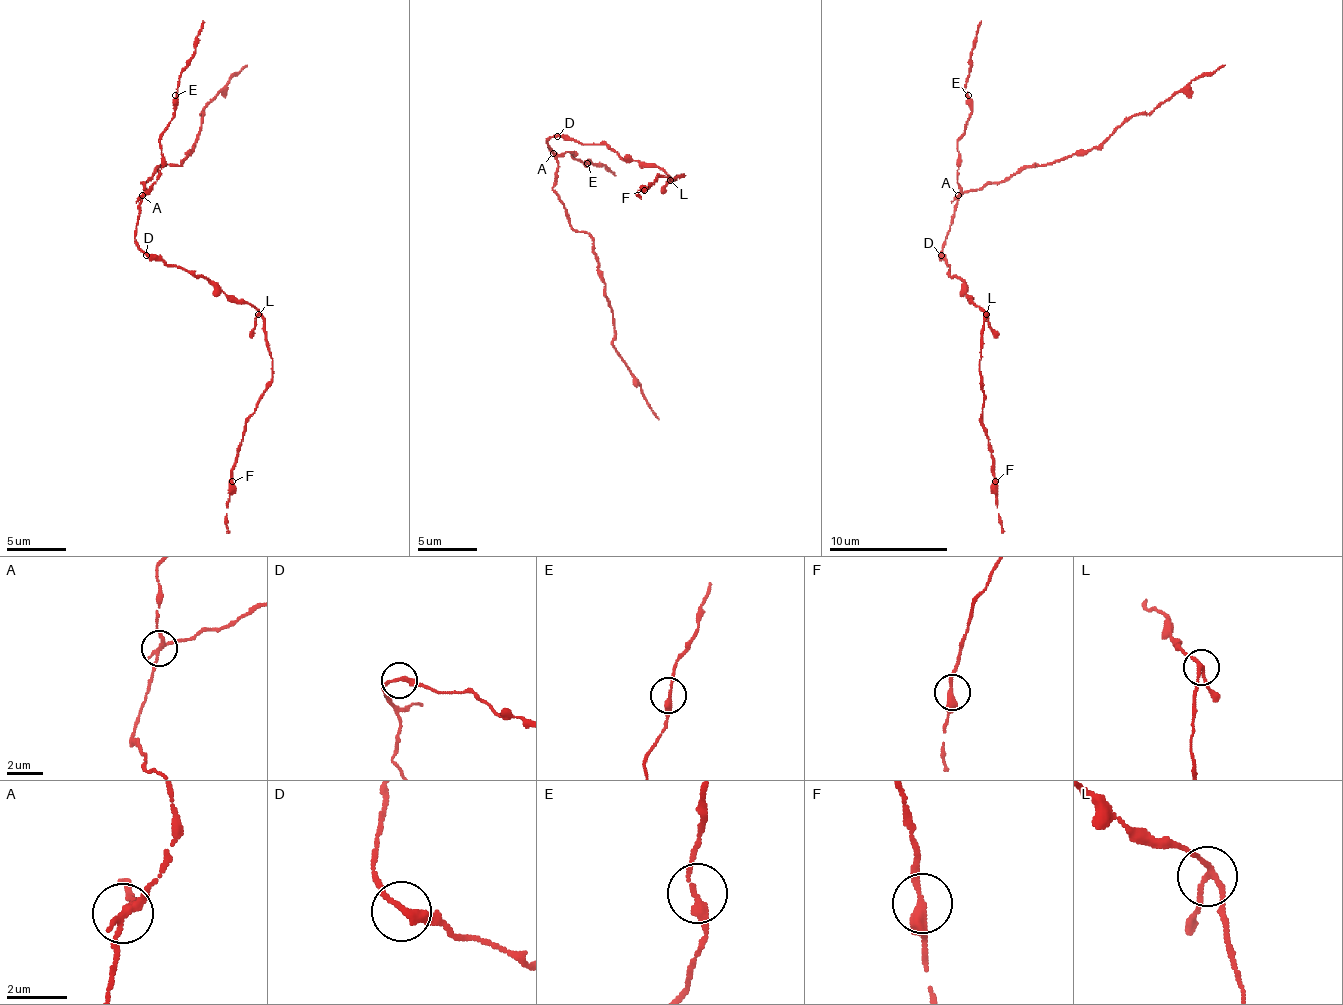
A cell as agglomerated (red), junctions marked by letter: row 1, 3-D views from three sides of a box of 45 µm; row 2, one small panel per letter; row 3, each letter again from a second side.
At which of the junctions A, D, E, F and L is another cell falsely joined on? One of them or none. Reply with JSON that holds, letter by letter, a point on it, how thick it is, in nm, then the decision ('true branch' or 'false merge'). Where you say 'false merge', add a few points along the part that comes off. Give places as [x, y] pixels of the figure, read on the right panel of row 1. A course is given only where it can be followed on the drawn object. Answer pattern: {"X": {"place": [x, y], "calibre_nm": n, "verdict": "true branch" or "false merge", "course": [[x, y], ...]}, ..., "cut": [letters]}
{"A": {"place": [958, 195], "calibre_nm": 200, "verdict": "false merge", "course": [[959, 196], [998, 184], [1030, 166], [1098, 149], [1125, 122], [1155, 110], [1193, 80], [1226, 66]]}, "D": {"place": [941, 255], "calibre_nm": 240, "verdict": "true branch"}, "E": {"place": [968, 95], "calibre_nm": 240, "verdict": "true branch"}, "F": {"place": [995, 481], "calibre_nm": 320, "verdict": "true branch"}, "L": {"place": [986, 314], "calibre_nm": 170, "verdict": "true branch"}, "cut": ["A"]}

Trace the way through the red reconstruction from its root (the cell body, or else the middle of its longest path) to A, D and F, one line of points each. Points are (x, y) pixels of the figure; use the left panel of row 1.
A: (137, 243), (134, 231), (143, 196)
D: (137, 243), (146, 255)
F: (137, 243), (149, 255), (205, 276), (228, 296), (249, 302), (264, 320), (273, 382), (246, 421), (231, 480)

